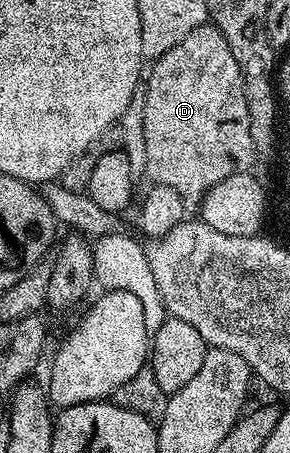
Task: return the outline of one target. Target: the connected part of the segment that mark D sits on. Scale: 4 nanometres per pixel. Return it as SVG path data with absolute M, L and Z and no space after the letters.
M210 22L192 30L182 41L153 61L151 68L154 69L151 72L149 69L144 80L146 89L146 97L144 98L144 154L146 155L146 166L144 172L145 175L151 176L149 179L153 183L170 186L172 190L176 190L176 194L180 194L180 198L185 200L187 205L194 206L205 198L206 192L212 190L212 186L216 186L216 182L224 182L224 178L228 178L232 174L247 171L251 167L249 164L256 160L254 143L252 142L252 126L248 118L248 98L244 90L242 71L240 66L236 66L236 57L233 56L228 42L224 42L224 34L220 34L220 30Z

